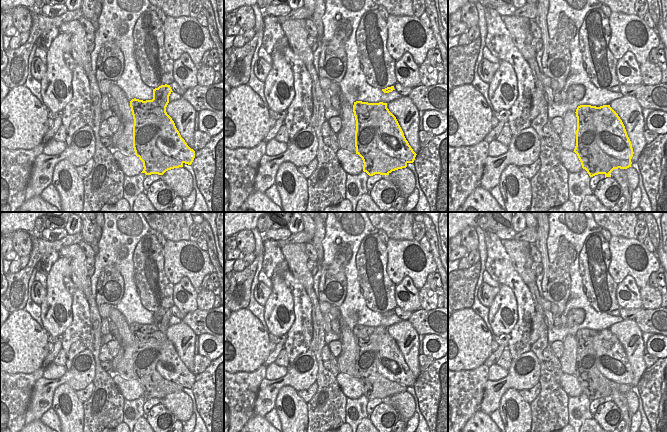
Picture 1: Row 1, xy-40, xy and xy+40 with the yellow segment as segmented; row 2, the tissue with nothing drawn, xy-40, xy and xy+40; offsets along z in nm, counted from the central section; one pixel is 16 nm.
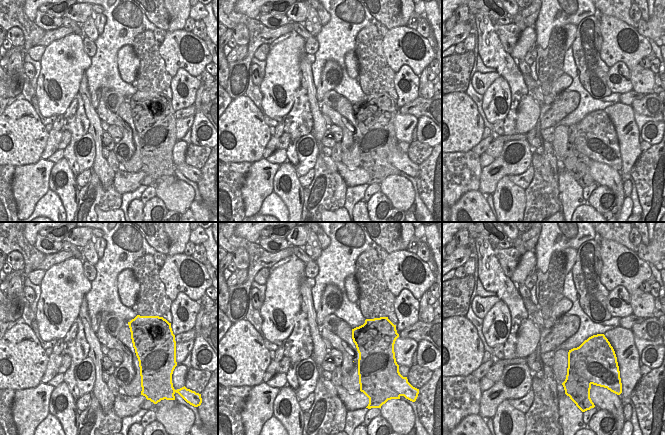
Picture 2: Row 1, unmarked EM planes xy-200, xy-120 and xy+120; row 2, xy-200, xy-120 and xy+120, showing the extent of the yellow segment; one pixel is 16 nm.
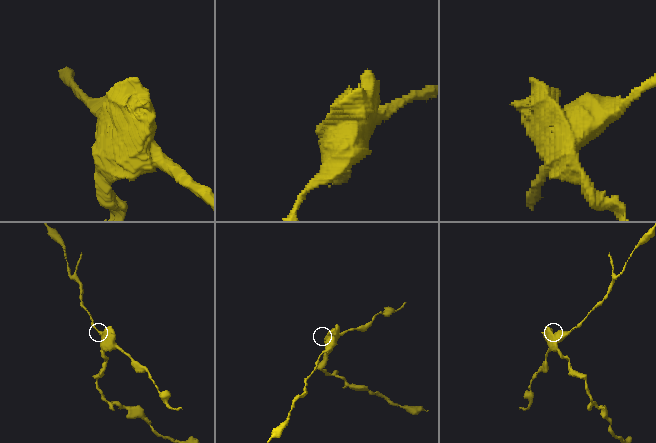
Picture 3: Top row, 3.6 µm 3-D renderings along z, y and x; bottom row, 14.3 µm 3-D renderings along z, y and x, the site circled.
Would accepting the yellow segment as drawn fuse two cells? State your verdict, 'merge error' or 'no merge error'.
merge error

